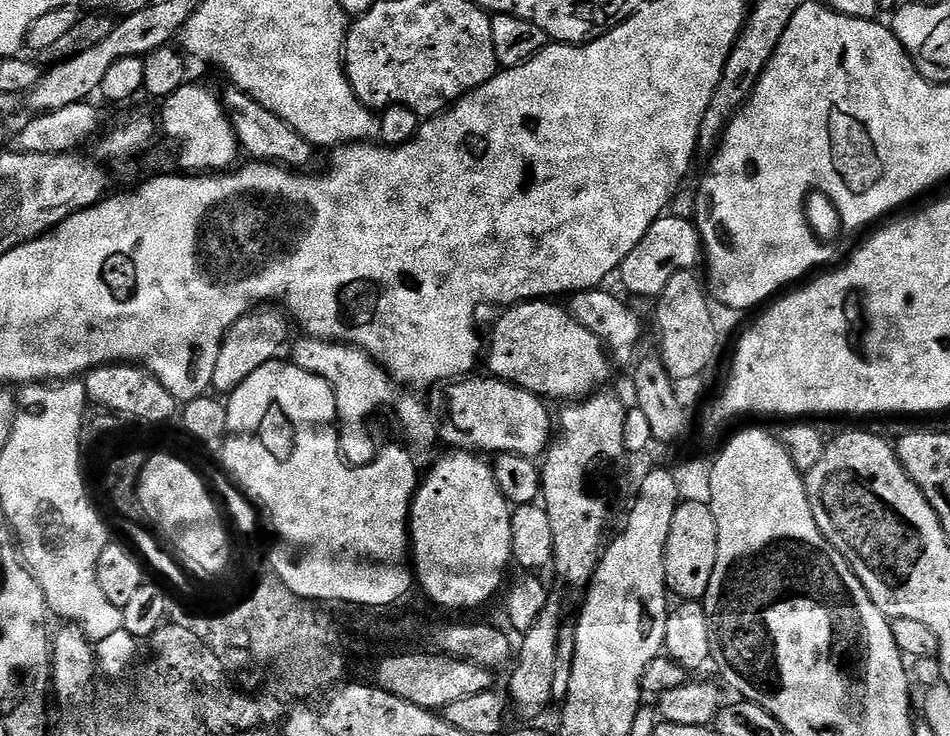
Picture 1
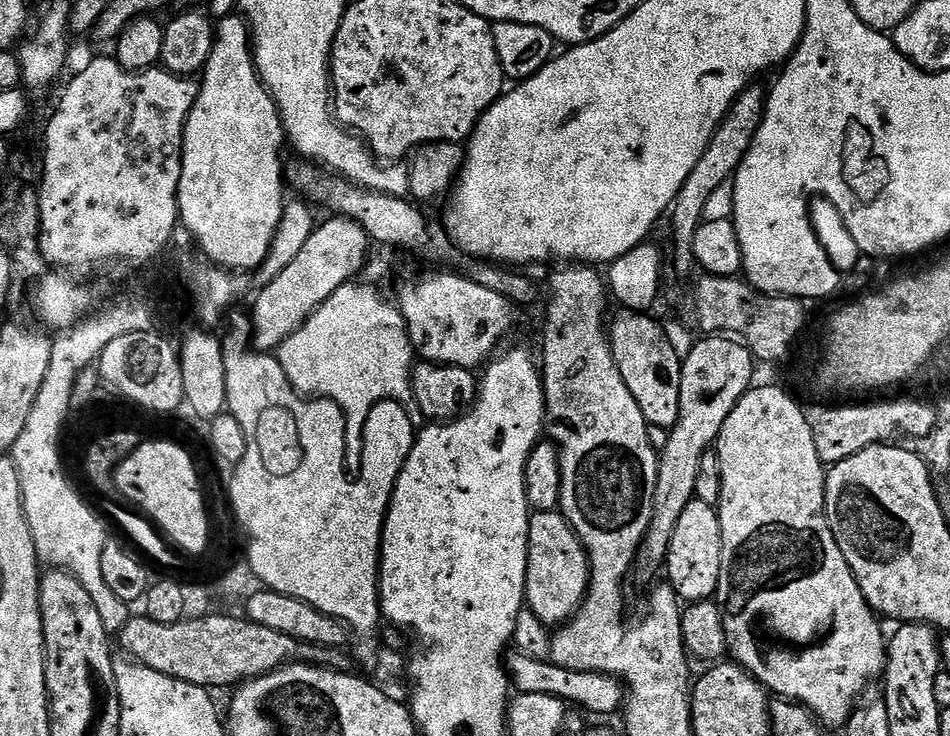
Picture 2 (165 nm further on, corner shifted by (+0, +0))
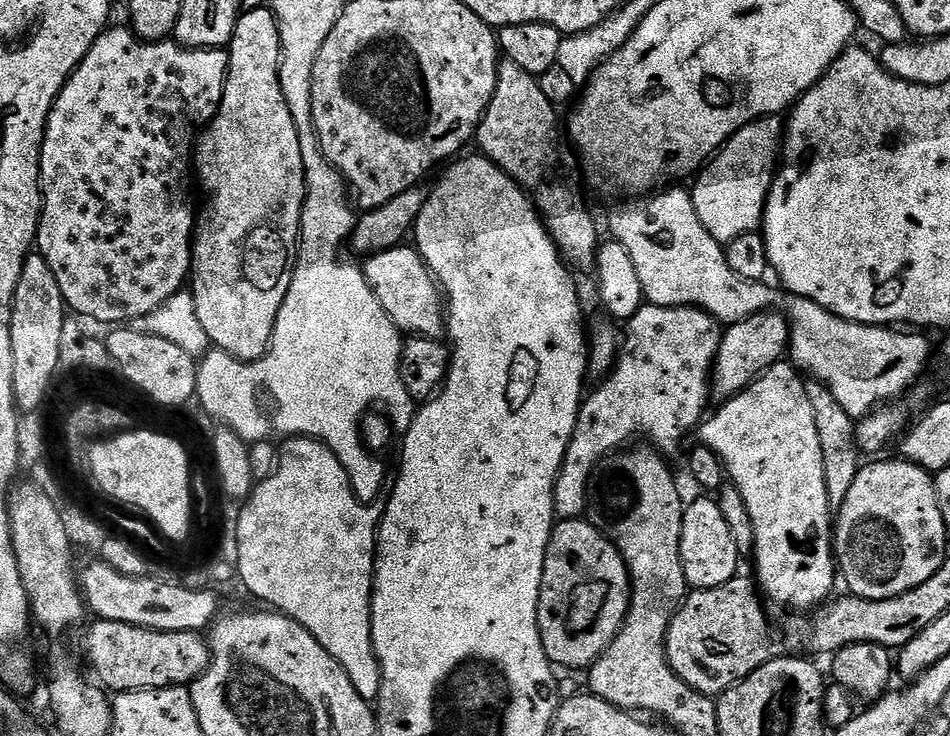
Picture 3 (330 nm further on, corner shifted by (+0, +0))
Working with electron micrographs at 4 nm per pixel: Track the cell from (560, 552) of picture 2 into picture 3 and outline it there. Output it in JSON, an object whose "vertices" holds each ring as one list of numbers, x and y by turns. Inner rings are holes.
{"vertices":[[587,519,560,520,553,527,544,559,544,585,538,602,538,630,548,659,557,669,591,669,592,664,614,642,628,609,632,606,632,580,622,554]]}

